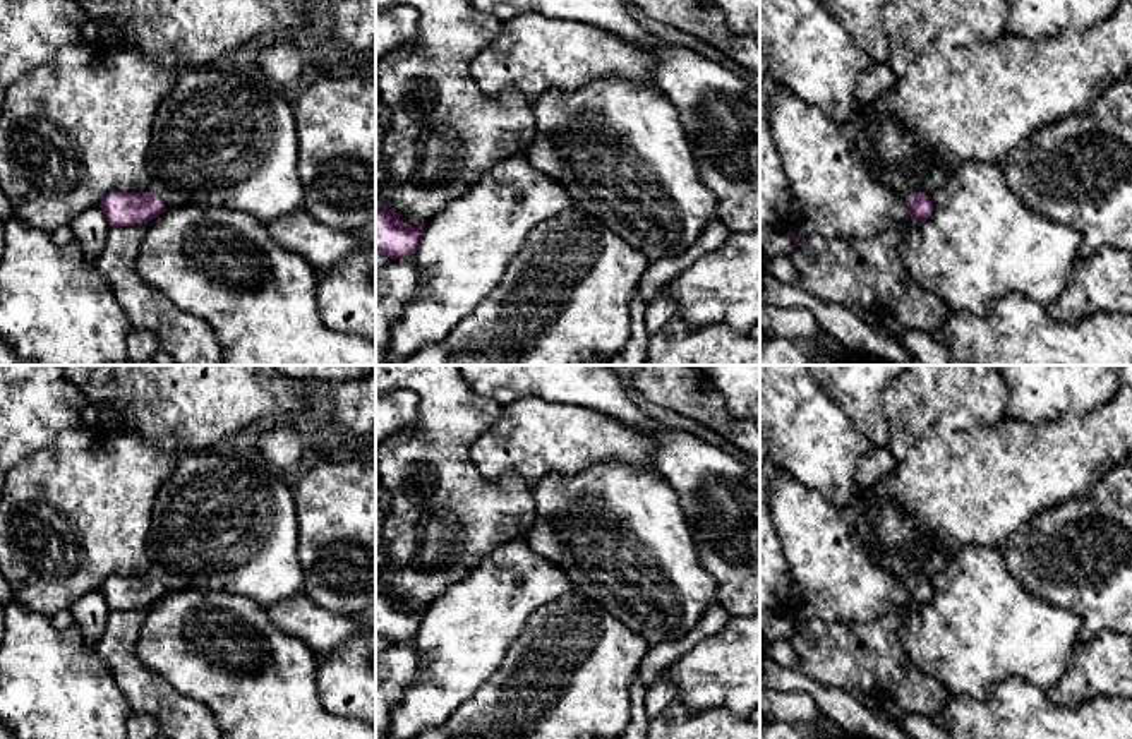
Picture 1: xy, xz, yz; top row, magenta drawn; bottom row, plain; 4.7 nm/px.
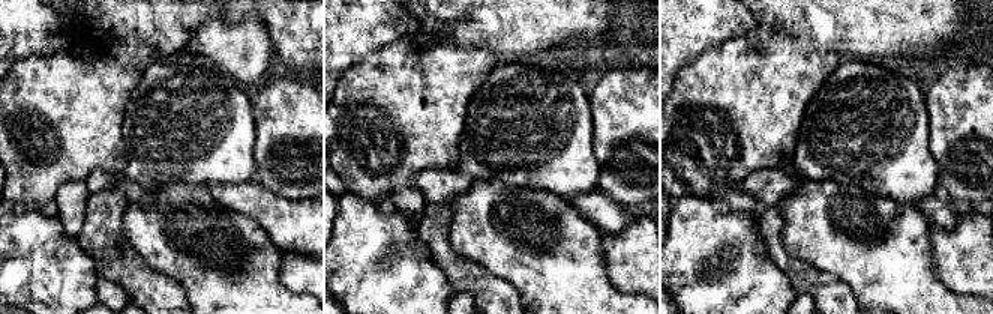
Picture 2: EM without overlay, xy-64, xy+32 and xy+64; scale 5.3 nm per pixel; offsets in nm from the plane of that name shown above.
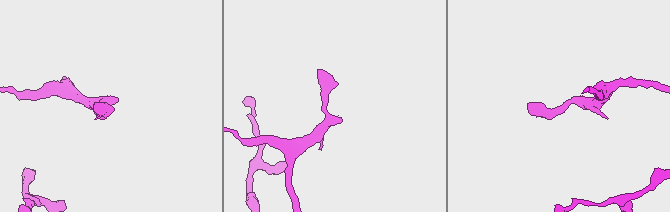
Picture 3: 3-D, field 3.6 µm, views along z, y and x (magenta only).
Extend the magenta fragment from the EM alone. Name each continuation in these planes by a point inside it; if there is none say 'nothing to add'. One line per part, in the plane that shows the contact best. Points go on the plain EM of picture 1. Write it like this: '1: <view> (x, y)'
1: yz (894, 528)

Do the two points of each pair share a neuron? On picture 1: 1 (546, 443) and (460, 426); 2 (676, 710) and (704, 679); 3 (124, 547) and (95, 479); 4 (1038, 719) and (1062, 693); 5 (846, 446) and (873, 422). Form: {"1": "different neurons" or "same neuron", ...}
{"1": "different neurons", "2": "different neurons", "3": "same neuron", "4": "different neurons", "5": "different neurons"}

